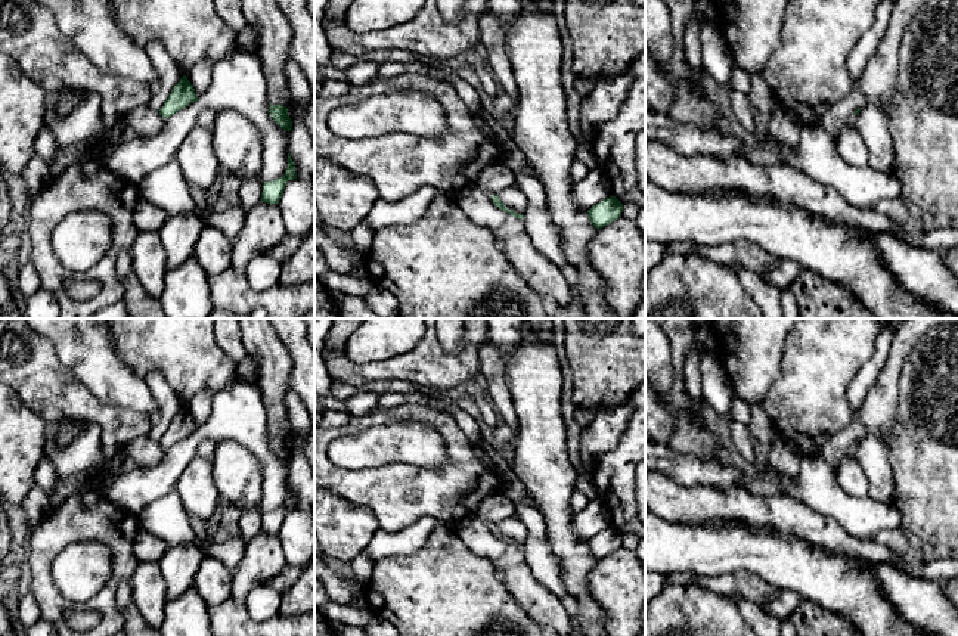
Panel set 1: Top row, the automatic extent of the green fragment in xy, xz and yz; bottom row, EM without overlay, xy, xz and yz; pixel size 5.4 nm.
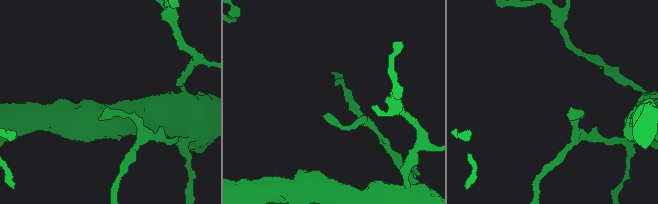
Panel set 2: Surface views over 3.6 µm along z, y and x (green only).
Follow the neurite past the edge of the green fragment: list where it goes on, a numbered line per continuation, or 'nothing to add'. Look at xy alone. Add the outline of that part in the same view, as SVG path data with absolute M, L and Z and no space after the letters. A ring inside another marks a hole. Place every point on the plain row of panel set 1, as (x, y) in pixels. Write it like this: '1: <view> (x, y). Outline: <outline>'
nothing to add

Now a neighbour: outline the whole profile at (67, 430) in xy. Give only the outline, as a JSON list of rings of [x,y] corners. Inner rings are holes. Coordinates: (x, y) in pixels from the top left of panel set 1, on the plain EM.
[[[66,419],[58,424],[56,428],[56,443],[59,447],[66,447],[69,441],[80,434],[84,421]]]

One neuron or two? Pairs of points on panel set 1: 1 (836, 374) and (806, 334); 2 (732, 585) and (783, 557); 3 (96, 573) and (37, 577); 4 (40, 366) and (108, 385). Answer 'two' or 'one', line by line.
1: one
2: two
3: two
4: two

